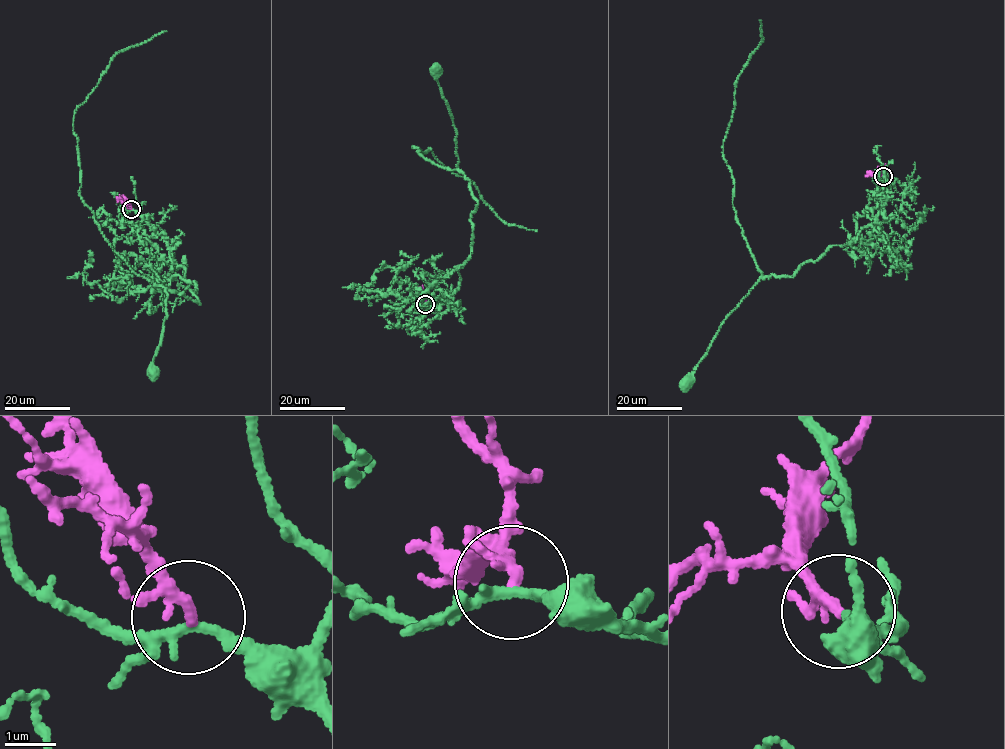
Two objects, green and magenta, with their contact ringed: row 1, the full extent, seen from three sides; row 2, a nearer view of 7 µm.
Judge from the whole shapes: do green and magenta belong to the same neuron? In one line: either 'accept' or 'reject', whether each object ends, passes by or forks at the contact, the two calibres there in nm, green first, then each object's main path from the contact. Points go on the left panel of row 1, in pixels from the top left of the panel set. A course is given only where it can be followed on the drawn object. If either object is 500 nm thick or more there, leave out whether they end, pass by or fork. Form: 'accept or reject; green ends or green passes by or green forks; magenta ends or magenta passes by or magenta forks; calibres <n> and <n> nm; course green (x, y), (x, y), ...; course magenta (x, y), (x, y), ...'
accept; green passes by; magenta passes by; calibres 200 and 170 nm; course green (132, 209), (167, 241), (200, 302), (166, 288), (167, 315), (151, 372); course magenta (131, 209), (116, 197)

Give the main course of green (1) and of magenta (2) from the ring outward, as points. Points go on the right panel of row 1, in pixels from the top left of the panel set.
1: (884, 176), (888, 189), (876, 223), (792, 275), (760, 277), (686, 383)
2: (883, 176), (867, 172)

